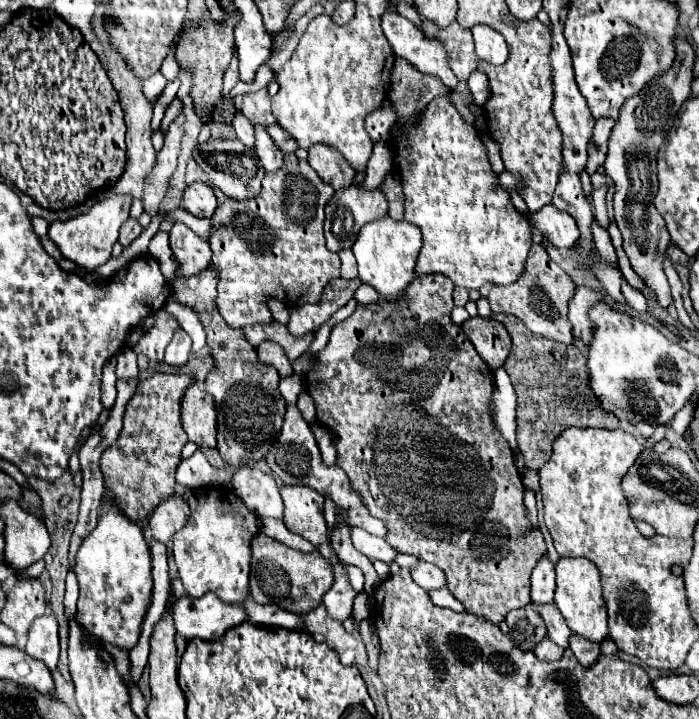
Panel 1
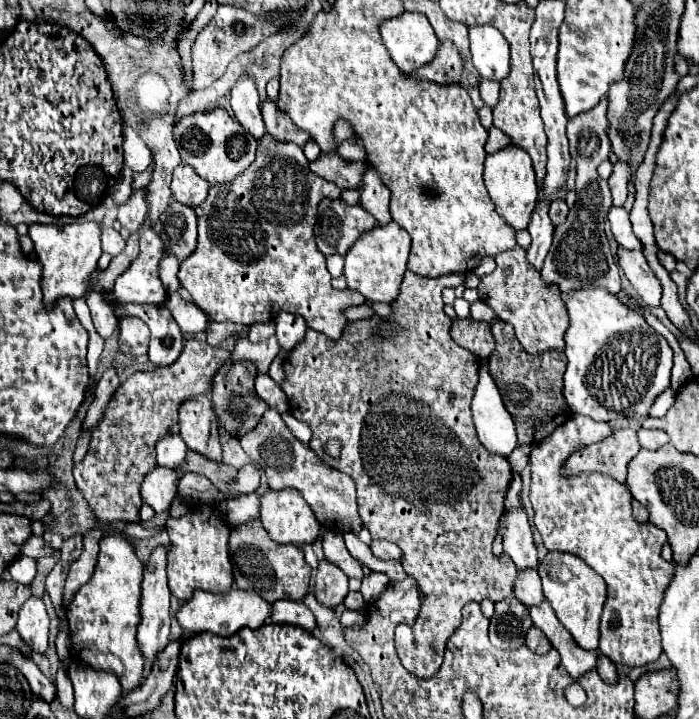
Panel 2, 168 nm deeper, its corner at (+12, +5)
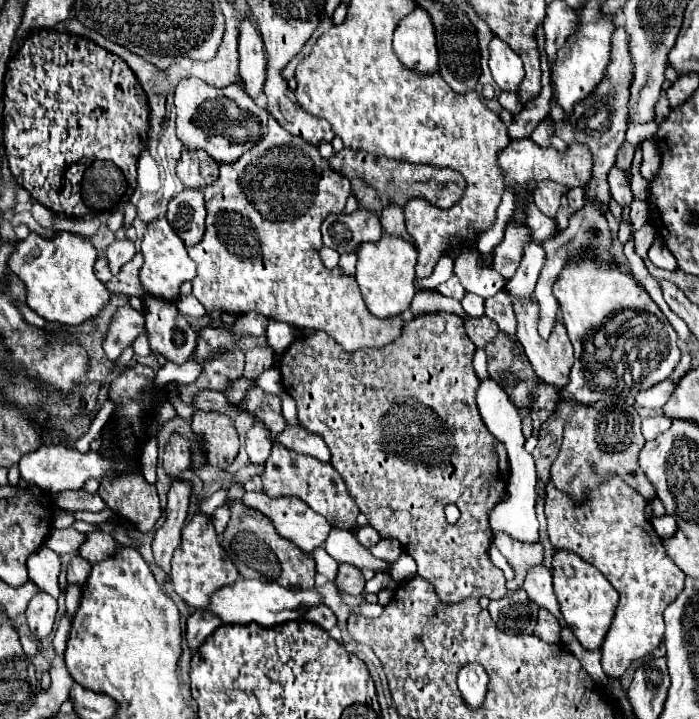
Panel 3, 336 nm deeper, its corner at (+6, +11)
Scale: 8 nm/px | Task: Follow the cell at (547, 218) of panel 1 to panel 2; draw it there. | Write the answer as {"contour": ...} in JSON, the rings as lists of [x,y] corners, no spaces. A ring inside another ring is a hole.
{"contour":[[[554,199],[552,201],[552,207],[550,207],[550,221],[554,227],[558,227],[560,223],[564,223],[568,215],[568,207],[566,207],[566,201],[564,199]]]}

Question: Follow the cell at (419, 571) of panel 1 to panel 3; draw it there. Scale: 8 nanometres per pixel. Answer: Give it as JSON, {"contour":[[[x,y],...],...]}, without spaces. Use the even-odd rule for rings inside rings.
{"contour":[[[364,525],[364,527],[358,527],[358,529],[356,529],[356,539],[358,539],[364,547],[370,547],[370,545],[378,543],[380,535],[378,535],[378,531],[376,531],[374,527]]]}

